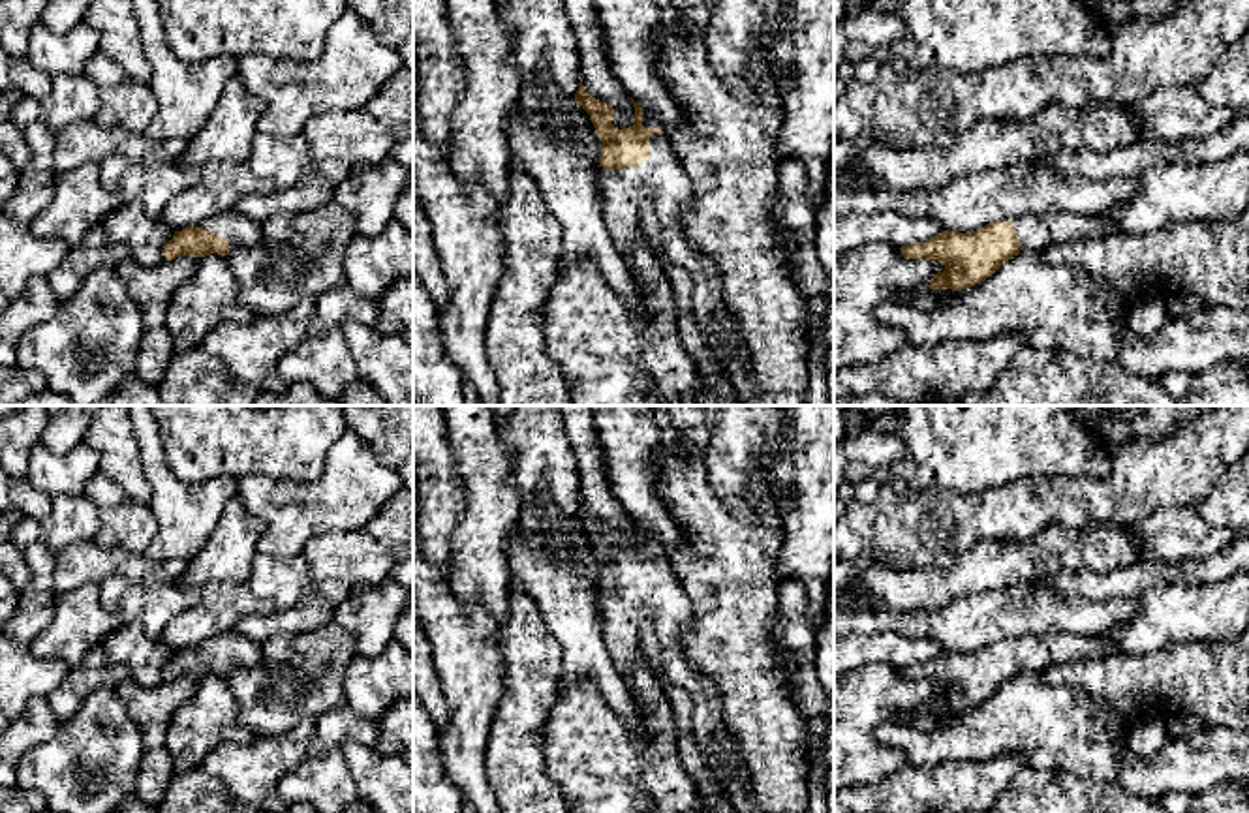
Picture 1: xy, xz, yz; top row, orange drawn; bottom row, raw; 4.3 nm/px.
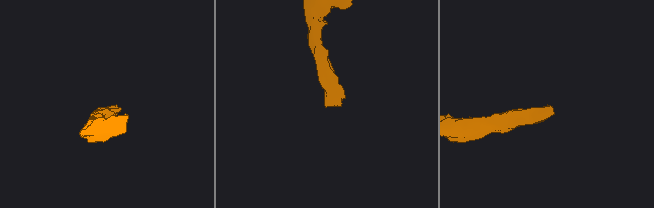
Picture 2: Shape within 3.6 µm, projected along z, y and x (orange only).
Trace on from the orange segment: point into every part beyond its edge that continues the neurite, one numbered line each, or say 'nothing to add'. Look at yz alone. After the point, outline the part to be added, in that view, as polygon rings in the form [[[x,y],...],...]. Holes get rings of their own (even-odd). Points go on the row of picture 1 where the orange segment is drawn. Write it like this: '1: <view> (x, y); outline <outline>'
1: yz (1035, 231); outline [[[1027,214],[1010,220],[1018,231],[1020,252],[1044,250],[1054,244],[1104,237],[1110,222],[1104,214]]]

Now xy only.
1: xy (239, 230); outline [[[235,208],[210,216],[193,227],[203,227],[205,231],[212,231],[216,237],[225,237],[229,242],[229,252],[240,246],[254,246],[263,237],[263,223],[244,216]]]

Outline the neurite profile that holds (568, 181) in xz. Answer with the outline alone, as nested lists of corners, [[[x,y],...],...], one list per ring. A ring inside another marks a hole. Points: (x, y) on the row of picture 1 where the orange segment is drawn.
[[[535,77],[541,90],[541,124],[520,105],[509,124],[509,148],[543,192],[562,227],[562,261],[588,259],[629,306],[639,306],[635,280],[625,257],[609,233],[597,197],[597,175],[590,160],[575,148],[578,131],[588,124],[584,109],[560,94],[556,84]],[[558,116],[565,133],[558,135],[547,120]]]

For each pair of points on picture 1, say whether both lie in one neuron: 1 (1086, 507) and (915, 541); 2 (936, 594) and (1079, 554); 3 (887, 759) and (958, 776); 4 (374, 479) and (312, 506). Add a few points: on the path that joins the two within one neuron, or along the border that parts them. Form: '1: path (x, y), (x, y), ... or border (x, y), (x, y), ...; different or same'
1: path (1043, 507), (990, 513), (958, 522); same
2: path (971, 573), (986, 566), (1026, 562), (1043, 554); same
3: border (906, 763), (866, 785); different
4: path (359, 485), (342, 500), (327, 504); same

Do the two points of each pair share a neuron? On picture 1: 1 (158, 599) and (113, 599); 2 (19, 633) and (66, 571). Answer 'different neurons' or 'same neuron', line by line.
1: same neuron
2: different neurons

